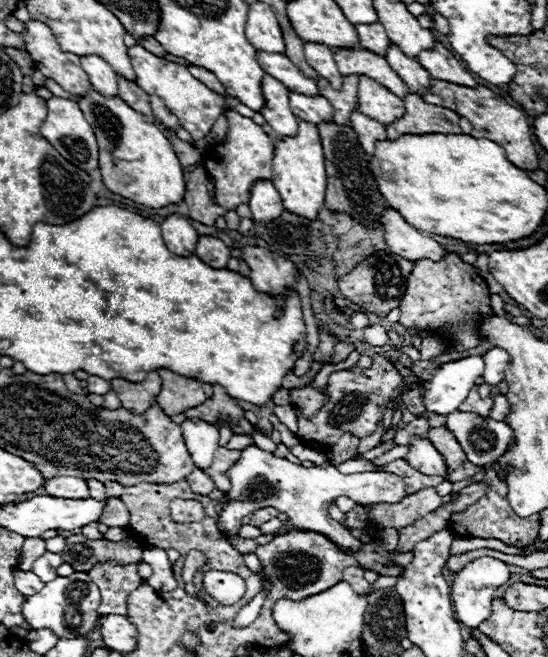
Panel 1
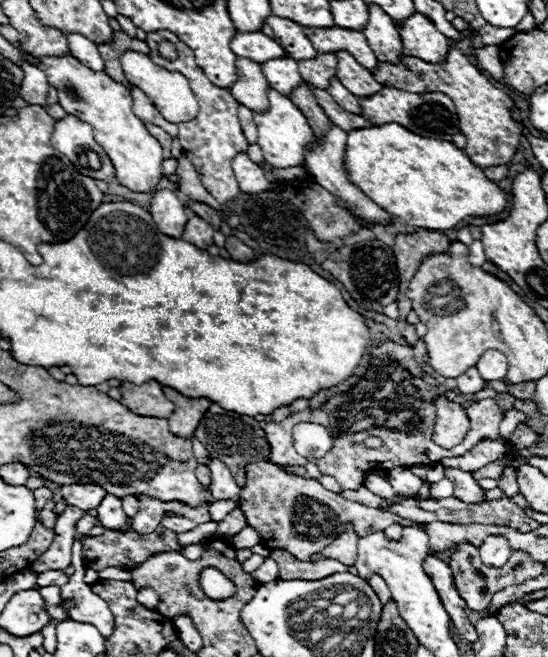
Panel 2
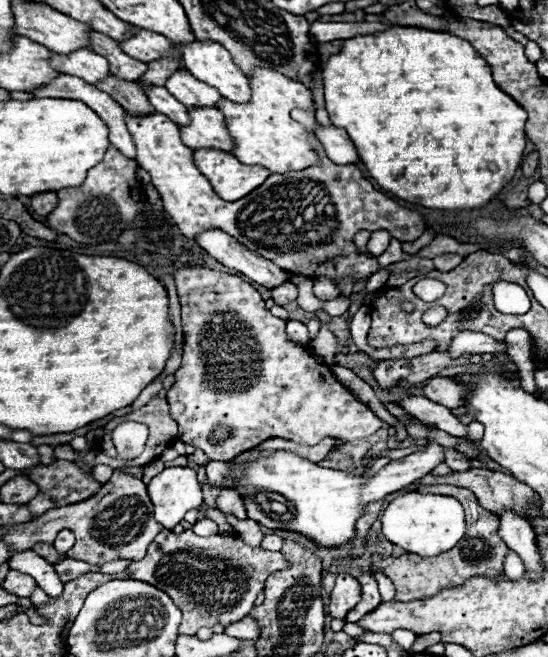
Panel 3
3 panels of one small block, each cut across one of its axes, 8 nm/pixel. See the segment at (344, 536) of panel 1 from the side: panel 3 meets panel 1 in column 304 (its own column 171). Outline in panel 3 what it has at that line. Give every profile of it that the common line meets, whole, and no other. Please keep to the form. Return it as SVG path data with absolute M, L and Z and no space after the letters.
M164 468L158 476L154 476L148 482L148 494L154 504L156 522L160 522L168 530L172 530L176 524L180 524L188 510L194 510L204 504L202 486L200 486L196 472L192 468Z

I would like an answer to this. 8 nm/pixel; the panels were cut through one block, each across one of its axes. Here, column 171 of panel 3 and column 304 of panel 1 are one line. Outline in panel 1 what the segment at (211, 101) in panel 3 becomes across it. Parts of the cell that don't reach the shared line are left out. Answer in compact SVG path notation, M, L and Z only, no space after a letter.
M258 50L256 60L260 62L260 68L264 68L266 74L274 76L274 78L280 80L284 86L288 86L288 88L292 88L292 90L298 90L298 92L302 92L302 94L308 94L308 96L318 94L316 82L310 80L310 78L306 78L306 76L292 64L292 60L288 60L286 54L260 52L260 50Z

